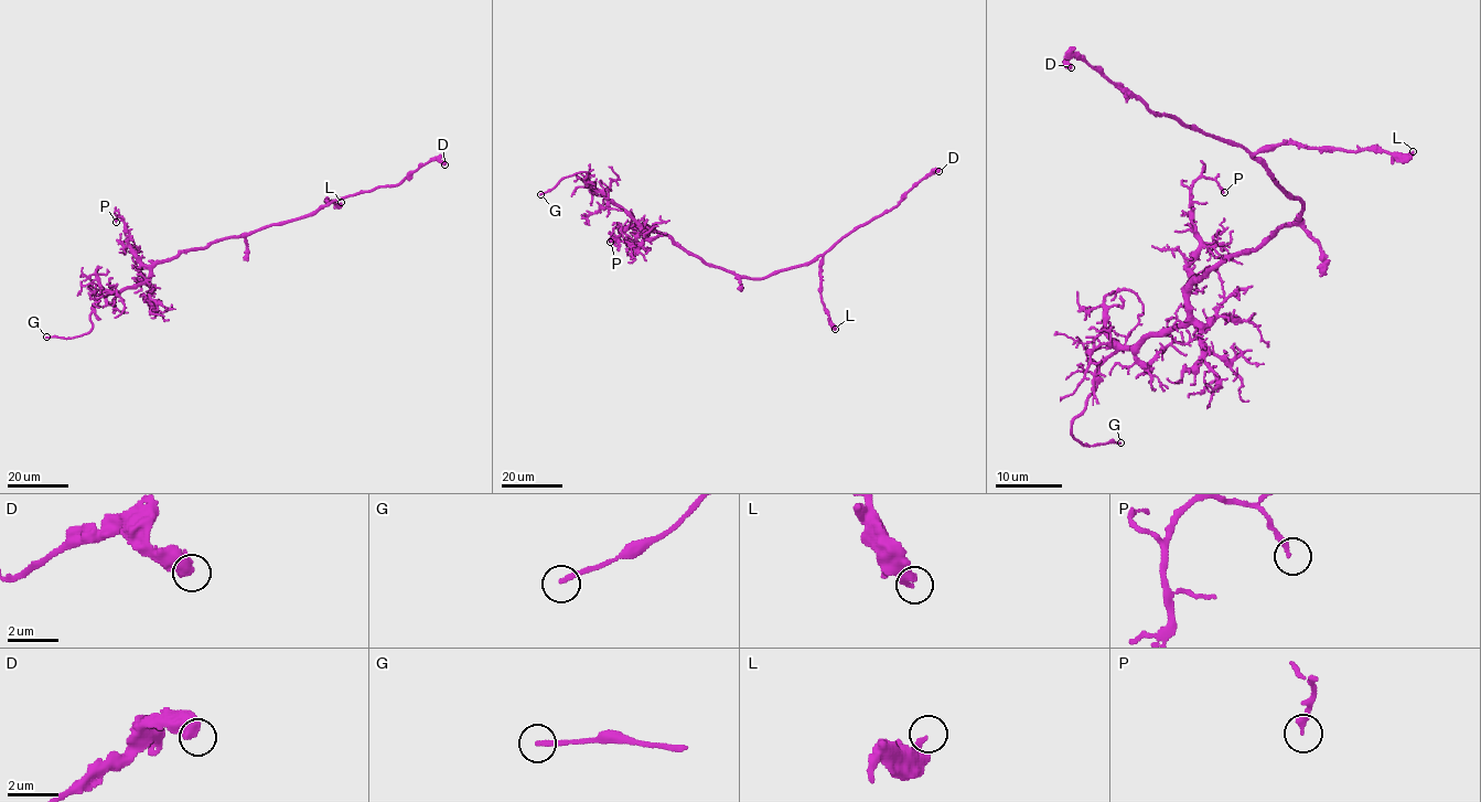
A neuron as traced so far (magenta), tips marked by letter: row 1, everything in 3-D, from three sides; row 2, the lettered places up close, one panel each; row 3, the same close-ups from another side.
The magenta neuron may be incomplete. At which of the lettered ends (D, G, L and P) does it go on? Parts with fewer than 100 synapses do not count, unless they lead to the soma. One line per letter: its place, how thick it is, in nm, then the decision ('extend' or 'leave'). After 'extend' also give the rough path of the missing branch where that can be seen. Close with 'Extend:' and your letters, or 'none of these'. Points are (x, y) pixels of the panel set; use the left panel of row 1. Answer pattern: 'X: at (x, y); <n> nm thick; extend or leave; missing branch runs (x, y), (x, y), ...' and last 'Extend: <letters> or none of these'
D: at (444, 164); 500 nm thick; leave
G: at (46, 337); 200 nm thick; extend
L: at (341, 202); 280 nm thick; leave
P: at (116, 222); 220 nm thick; leave
Extend: G

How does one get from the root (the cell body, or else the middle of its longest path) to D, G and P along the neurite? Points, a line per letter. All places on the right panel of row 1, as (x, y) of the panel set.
D: (1283, 226), (1302, 212), (1302, 204), (1244, 147), (1154, 114), (1082, 59), (1072, 55), (1071, 67)
G: (1283, 226), (1199, 277), (1180, 324), (1123, 346), (1097, 370), (1072, 436), (1091, 446), (1120, 442)
P: (1283, 226), (1188, 288), (1199, 246), (1191, 185), (1212, 178), (1224, 192)

